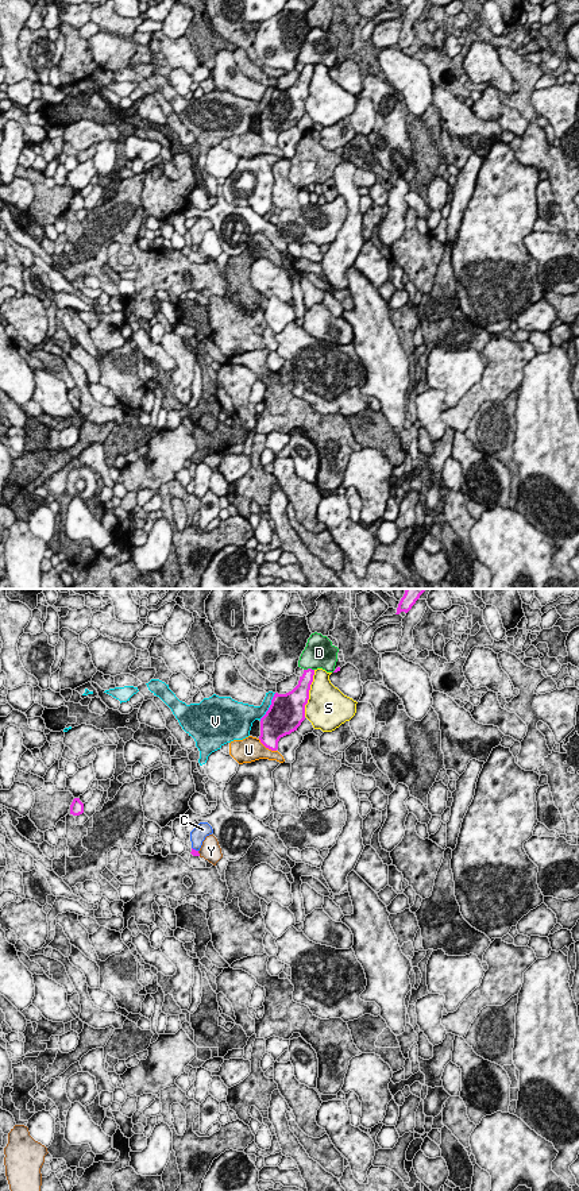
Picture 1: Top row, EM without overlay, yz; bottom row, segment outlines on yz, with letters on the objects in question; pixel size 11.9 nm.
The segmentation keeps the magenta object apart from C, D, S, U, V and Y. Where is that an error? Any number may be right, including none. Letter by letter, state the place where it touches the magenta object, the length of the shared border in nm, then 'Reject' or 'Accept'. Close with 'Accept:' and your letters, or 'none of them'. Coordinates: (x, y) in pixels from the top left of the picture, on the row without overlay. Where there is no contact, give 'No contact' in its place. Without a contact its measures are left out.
C: Touches magenta at yz (195, 245). Shared border 100 nm. Reject
D: Touches magenta at yz (308, 64). Shared border 130 nm. Reject
S: Touches magenta at yz (308, 88). Shared border 550 nm. Reject
U: Touches magenta at yz (267, 142). Shared border 260 nm. Reject
V: Touches magenta at yz (270, 101). Shared border 380 nm. Reject
Y: Touches magenta at yz (199, 249). Shared border 70 nm. Reject
Accept: none of them

